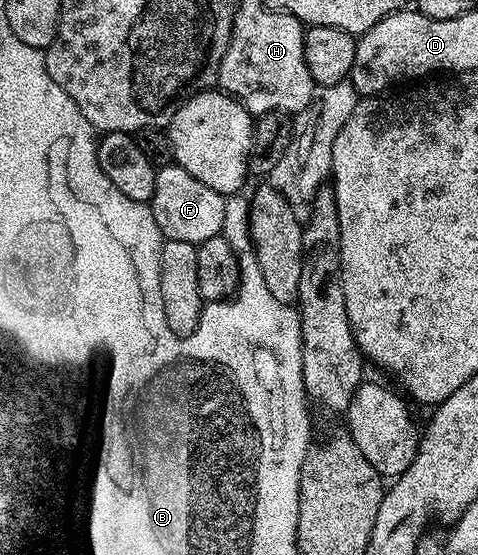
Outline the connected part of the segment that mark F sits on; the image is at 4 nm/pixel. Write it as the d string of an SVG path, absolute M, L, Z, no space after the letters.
M179 164L161 165L155 176L155 194L149 201L150 215L156 218L156 226L160 226L166 240L199 245L208 242L208 238L222 235L227 197L212 190L212 186L204 186L200 178L192 178Z

